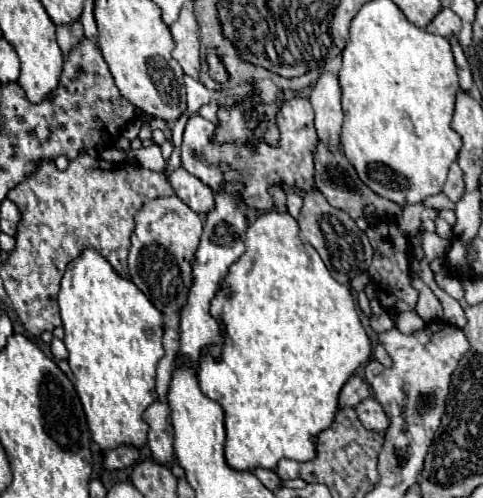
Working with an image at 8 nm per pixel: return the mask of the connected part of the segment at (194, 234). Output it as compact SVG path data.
M177 195L171 197L159 197L143 205L143 209L137 211L135 215L135 231L131 237L131 249L129 249L129 275L131 281L151 299L151 303L167 317L173 313L179 313L181 307L187 303L187 291L191 287L191 261L193 253L199 247L203 231L203 221L201 217L191 211Z

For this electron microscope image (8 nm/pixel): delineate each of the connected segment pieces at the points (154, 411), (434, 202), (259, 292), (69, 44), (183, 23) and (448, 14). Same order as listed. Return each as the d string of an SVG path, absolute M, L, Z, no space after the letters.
M153 403L143 419L149 423L147 445L153 453L153 459L161 465L173 463L173 425L171 425L171 409L167 403Z
M439 193L439 195L433 195L433 197L427 197L421 201L427 209L435 209L435 211L443 211L443 209L455 209L455 203L449 201L449 197L445 193Z
M267 211L261 213L257 217L255 223L249 225L247 229L247 237L245 237L245 245L247 245L247 253L241 257L239 263L235 263L225 279L225 287L217 293L217 297L211 303L211 313L213 317L219 321L221 325L221 333L225 337L225 347L223 347L223 359L221 361L211 361L209 357L205 357L201 361L201 369L199 369L199 387L201 391L209 397L215 399L223 411L225 411L225 433L227 433L227 441L225 441L225 459L233 469L239 471L251 471L255 467L263 467L263 469L275 469L277 463L287 457L287 459L295 459L295 461L309 461L315 457L315 441L317 441L317 433L321 433L323 429L327 429L339 409L337 399L339 399L339 391L345 385L345 381L355 373L355 369L359 365L363 365L369 357L371 357L371 343L369 337L361 325L359 313L355 309L355 301L351 297L351 291L347 285L337 283L331 273L327 271L327 267L323 265L319 253L307 245L305 241L299 239L299 227L297 221L289 215L289 213L279 213L279 211Z
M73 21L69 25L57 25L57 41L61 51L67 55L79 41L83 39L81 21Z
M187 1L181 7L179 19L171 25L171 33L173 33L173 39L175 39L173 59L179 61L185 75L197 79L199 67L201 67L201 59L199 59L201 43L199 43L199 25L197 25L191 1Z
M443 9L429 25L427 25L427 31L433 33L433 35L441 35L441 37L451 37L455 33L459 33L461 29L461 19L459 15L455 15L451 9Z

